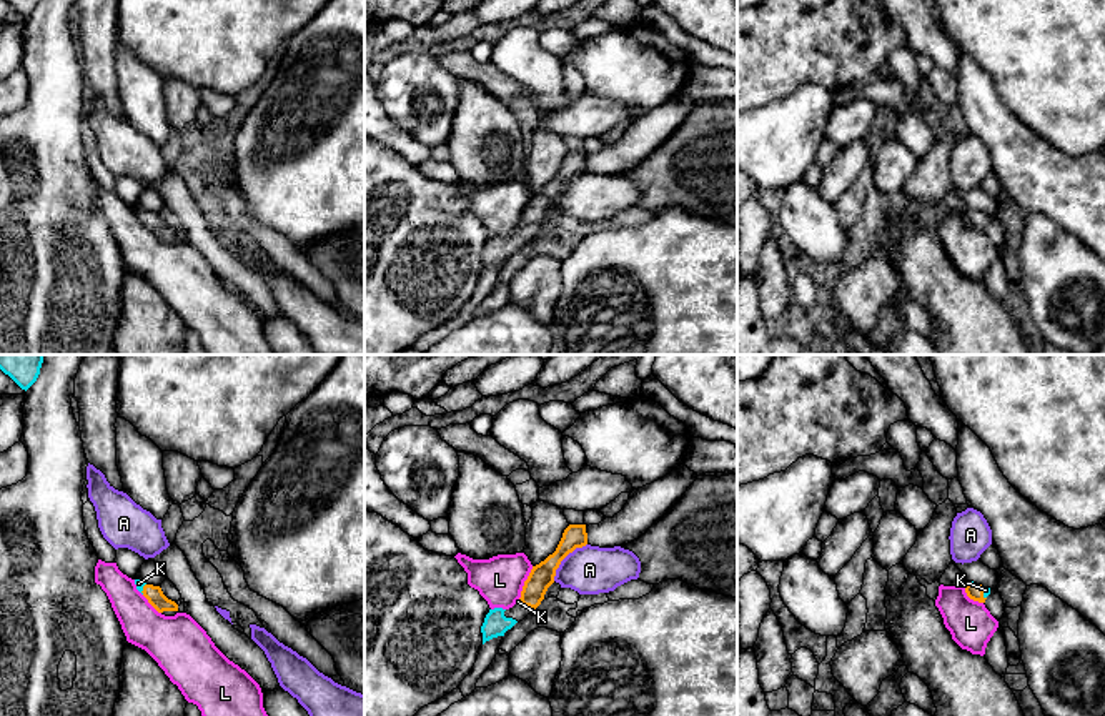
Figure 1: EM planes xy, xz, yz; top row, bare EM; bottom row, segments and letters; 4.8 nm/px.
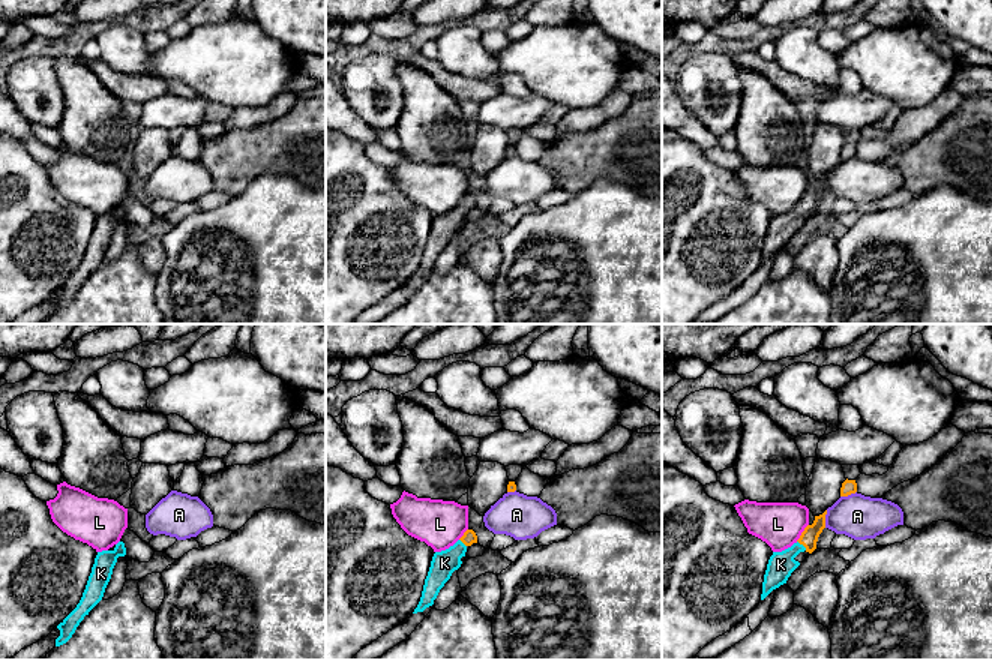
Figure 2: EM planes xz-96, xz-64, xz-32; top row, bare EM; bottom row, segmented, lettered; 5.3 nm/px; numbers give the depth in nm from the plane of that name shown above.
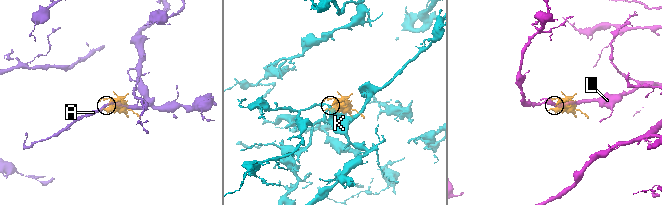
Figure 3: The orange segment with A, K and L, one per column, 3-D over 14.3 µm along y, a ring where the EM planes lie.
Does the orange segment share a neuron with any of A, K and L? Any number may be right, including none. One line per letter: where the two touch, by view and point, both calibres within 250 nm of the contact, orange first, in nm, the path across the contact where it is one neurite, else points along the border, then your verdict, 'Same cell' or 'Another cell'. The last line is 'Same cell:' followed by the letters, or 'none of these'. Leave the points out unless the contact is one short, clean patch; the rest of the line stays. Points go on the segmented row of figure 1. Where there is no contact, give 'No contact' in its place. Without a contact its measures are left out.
A: Touches orange at xz (564, 556). Thickness 120 nm (orange) against 240 nm. Another cell
K: Touches orange at yz (982, 593). Thickness 80 nm (orange) against 30 nm. Path across: yz (974, 591), (982, 593), (986, 590). Same cell
L: Touches orange at xz (525, 583). Thickness 120 nm (orange) against 240 nm. Another cell
Same cell: K

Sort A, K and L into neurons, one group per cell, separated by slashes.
A / K / L

